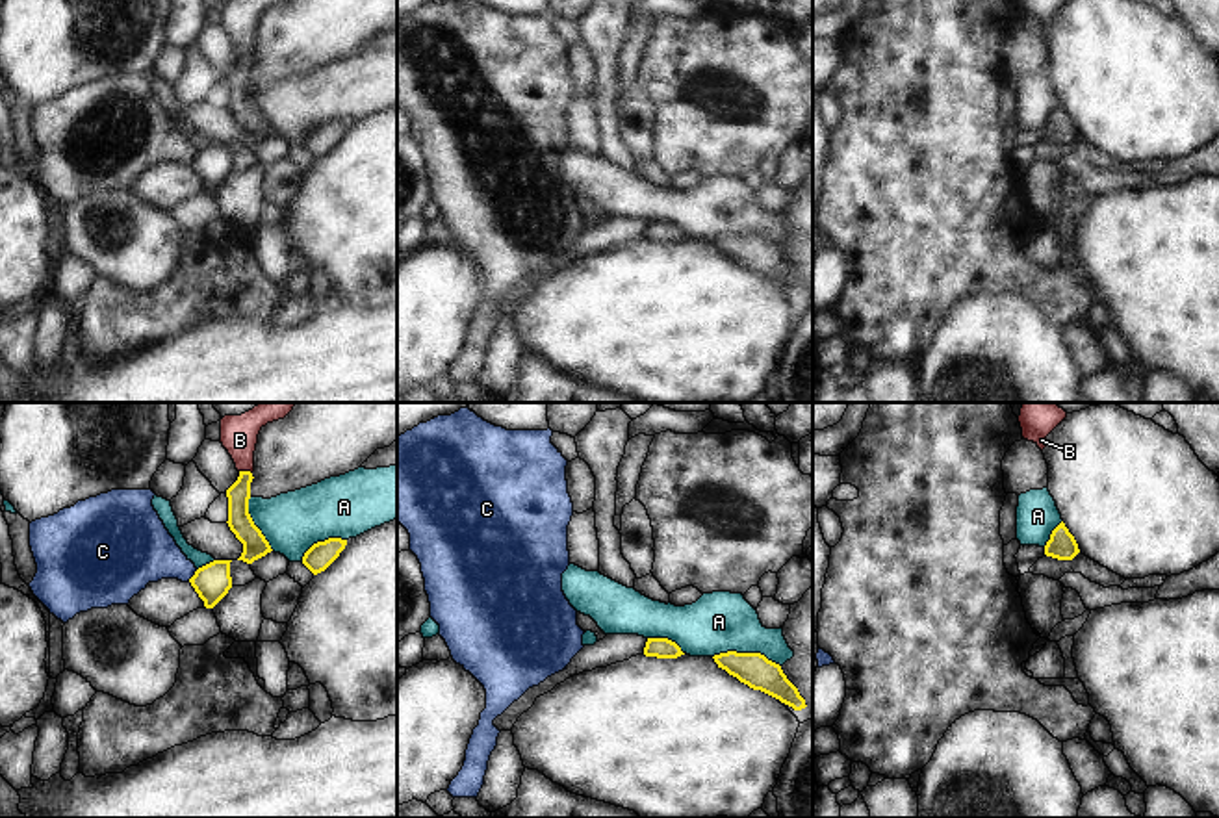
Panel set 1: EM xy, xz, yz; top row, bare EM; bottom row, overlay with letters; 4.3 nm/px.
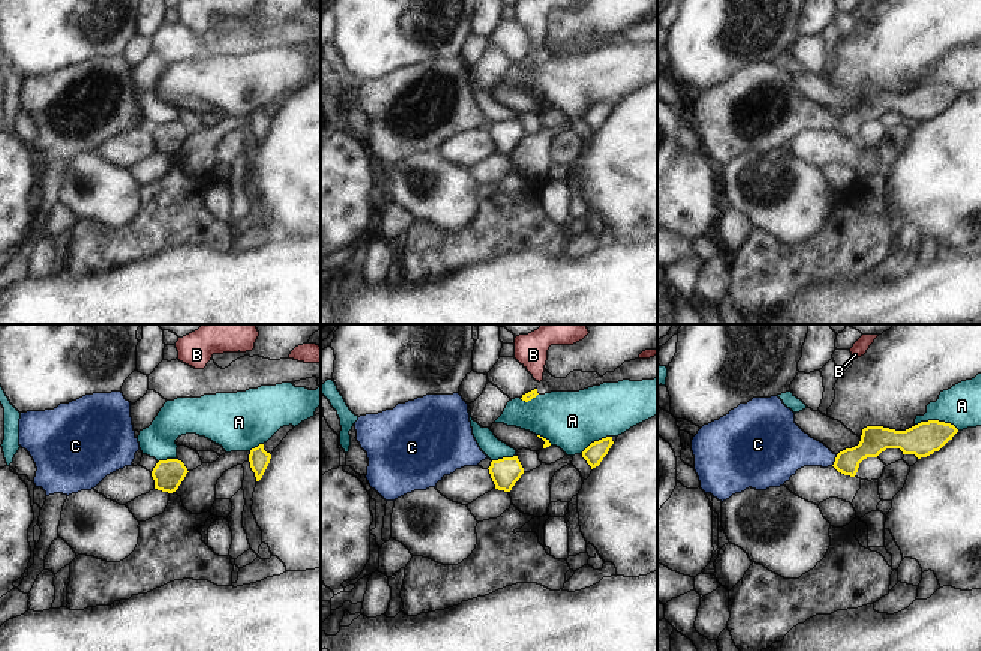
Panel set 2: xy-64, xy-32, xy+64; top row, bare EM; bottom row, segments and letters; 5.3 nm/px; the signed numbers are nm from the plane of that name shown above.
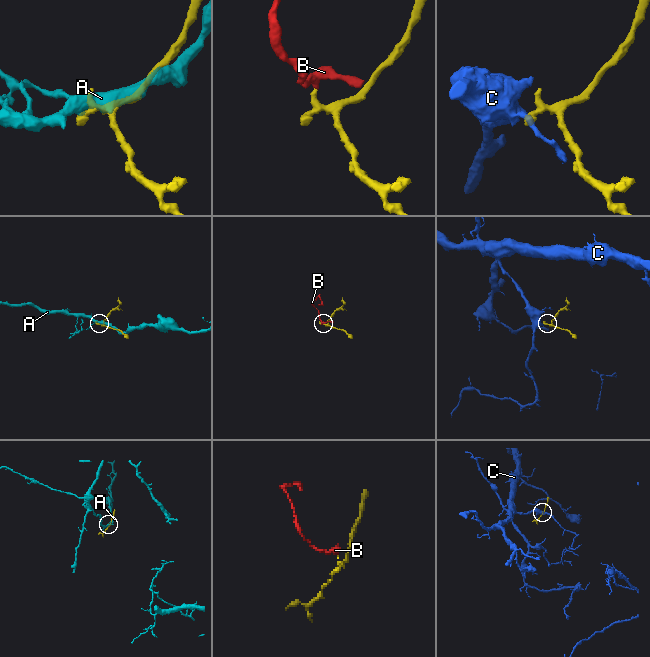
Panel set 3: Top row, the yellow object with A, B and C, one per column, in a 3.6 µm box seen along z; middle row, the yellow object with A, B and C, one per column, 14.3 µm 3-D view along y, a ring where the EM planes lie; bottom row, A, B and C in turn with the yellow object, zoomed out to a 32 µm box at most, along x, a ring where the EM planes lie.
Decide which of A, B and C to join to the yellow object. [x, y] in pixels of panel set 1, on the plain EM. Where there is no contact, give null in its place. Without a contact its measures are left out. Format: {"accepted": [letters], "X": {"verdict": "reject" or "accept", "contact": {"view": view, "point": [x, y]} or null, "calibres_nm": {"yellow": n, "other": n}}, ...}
{"accepted": ["B"], "A": {"verdict": "reject", "contact": {"view": "xz", "point": [746, 238]}, "calibres_nm": {"yellow": 150, "other": 260}}, "B": {"verdict": "accept", "contact": {"view": "xy", "point": [245, 56]}, "calibres_nm": {"yellow": 110, "other": 160}}, "C": {"verdict": "reject", "contact": {"view": "xy", "point": [193, 160]}, "calibres_nm": {"yellow": 160, "other": 280}}}

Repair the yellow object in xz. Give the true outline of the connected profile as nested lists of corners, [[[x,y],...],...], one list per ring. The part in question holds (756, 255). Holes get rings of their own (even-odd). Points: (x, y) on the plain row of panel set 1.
[[[727,236],[712,241],[718,252],[737,262],[753,275],[761,275],[794,295],[805,293],[805,284],[798,273],[787,263],[781,250],[768,245],[761,237]]]

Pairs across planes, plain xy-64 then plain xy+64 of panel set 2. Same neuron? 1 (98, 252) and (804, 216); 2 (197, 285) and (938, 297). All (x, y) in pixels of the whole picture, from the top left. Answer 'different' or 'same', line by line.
1: different
2: same

